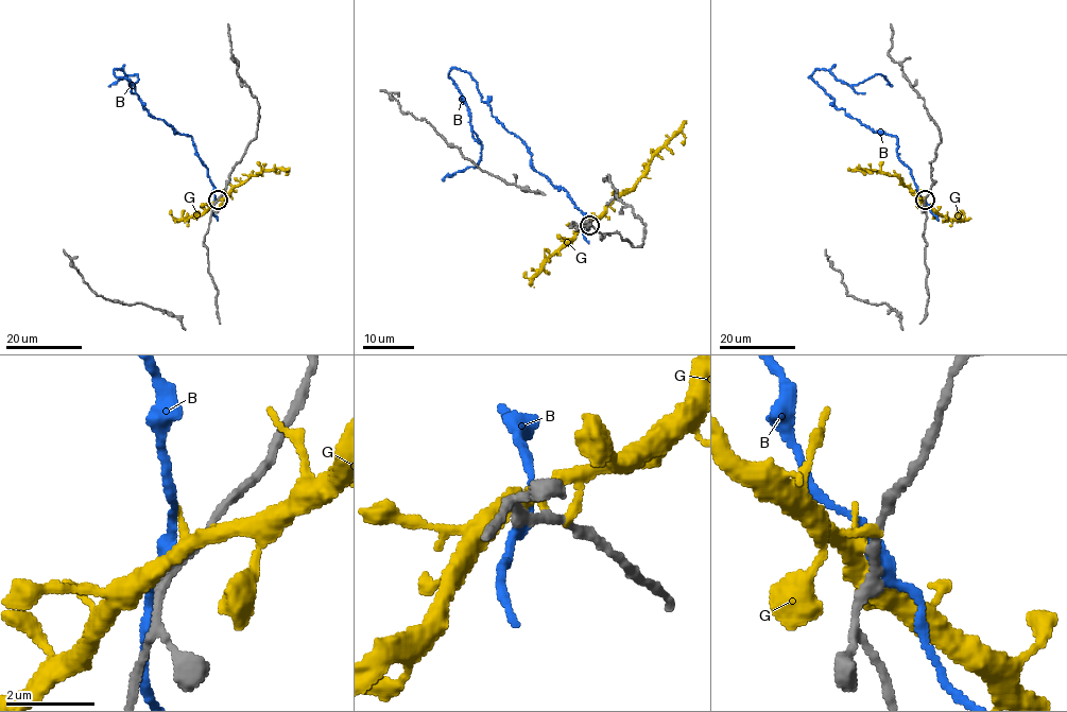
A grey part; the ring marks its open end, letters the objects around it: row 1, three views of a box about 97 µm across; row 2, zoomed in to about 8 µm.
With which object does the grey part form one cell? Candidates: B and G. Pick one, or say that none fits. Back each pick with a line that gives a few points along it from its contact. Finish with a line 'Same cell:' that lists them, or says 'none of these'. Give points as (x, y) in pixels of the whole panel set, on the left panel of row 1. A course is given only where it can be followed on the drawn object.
Same cell: none of these

